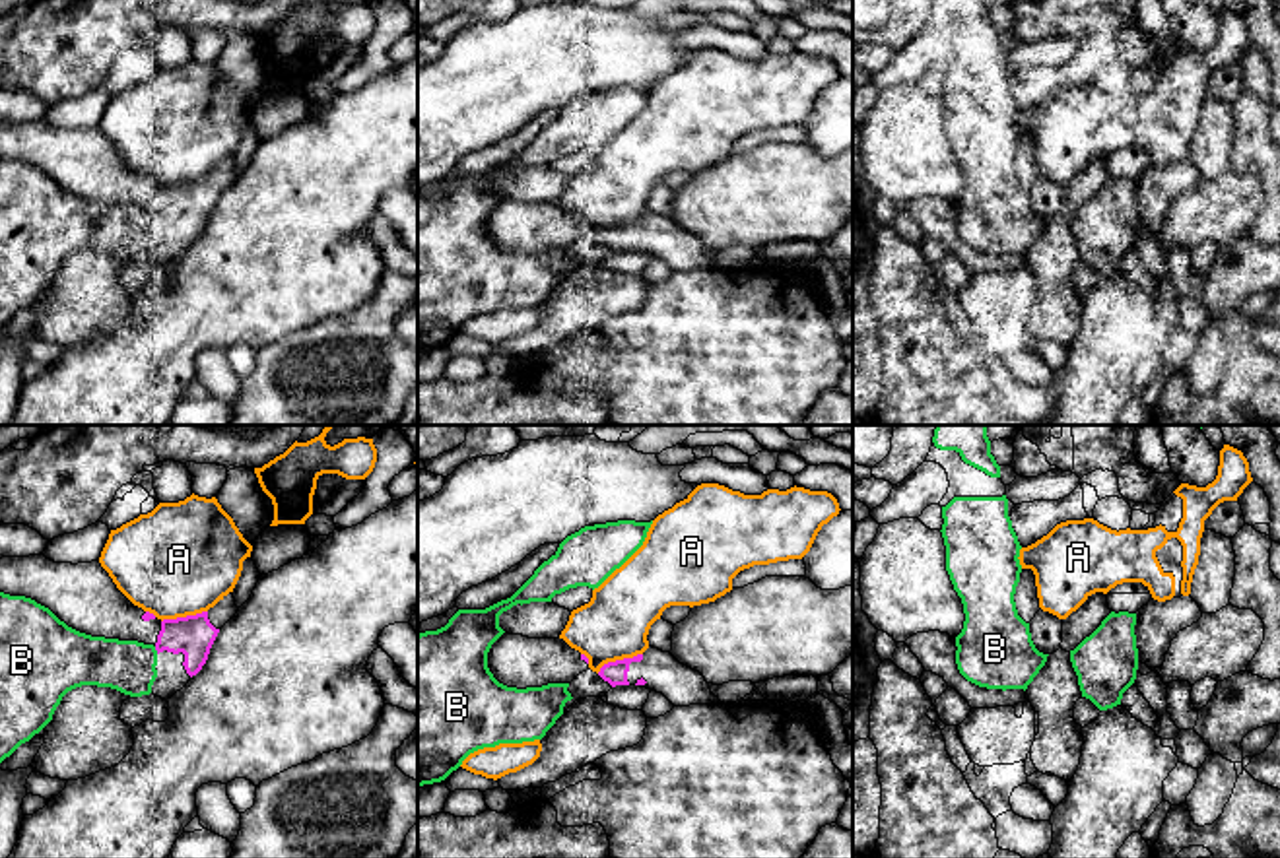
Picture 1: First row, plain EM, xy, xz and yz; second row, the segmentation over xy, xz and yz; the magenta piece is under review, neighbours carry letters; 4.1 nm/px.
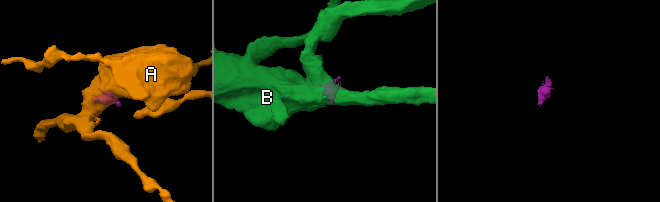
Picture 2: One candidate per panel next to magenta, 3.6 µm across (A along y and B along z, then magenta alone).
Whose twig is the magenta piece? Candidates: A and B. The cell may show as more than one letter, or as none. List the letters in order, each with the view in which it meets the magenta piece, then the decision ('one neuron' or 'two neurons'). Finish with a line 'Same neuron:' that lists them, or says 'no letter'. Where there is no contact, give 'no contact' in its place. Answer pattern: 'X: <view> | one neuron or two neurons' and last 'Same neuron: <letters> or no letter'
A: xz | two neurons
B: xy | two neurons
Same neuron: no letter

